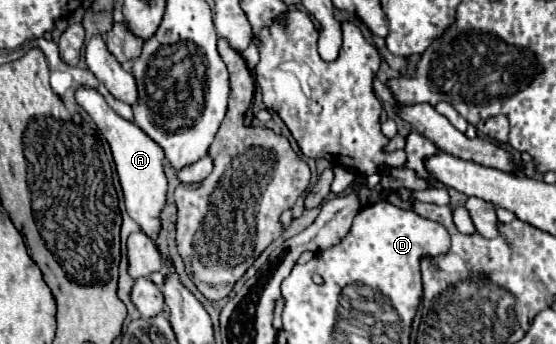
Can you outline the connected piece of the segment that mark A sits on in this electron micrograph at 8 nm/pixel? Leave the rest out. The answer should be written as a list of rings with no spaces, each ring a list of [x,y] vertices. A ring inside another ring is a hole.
[[[77,89],[75,99],[91,115],[98,131],[111,147],[117,175],[119,175],[123,195],[125,195],[125,209],[129,217],[135,223],[139,223],[145,235],[149,235],[151,239],[157,239],[161,233],[161,211],[165,209],[165,197],[167,197],[167,177],[163,171],[163,159],[165,159],[163,149],[149,135],[145,135],[135,123],[119,117],[105,103],[103,95],[99,95],[95,89]]]

